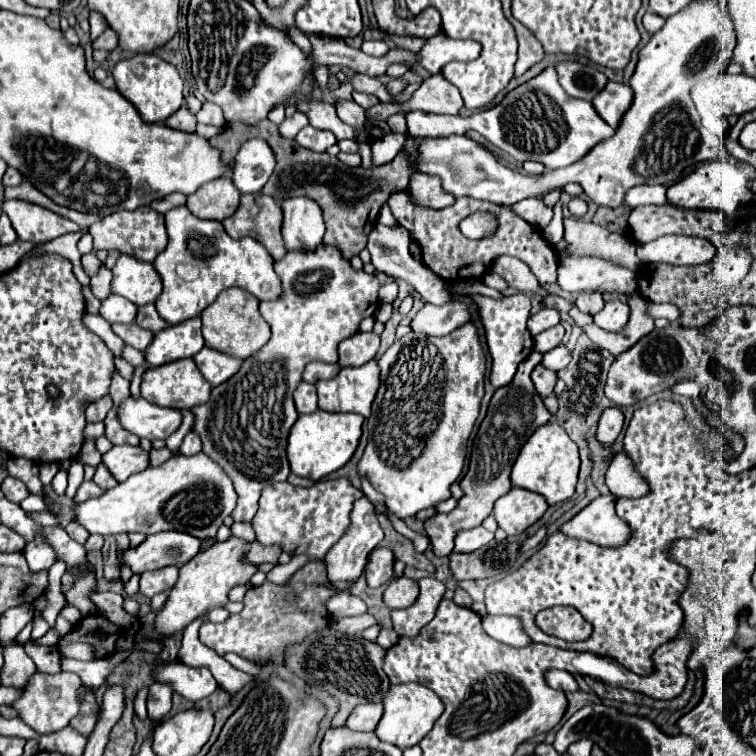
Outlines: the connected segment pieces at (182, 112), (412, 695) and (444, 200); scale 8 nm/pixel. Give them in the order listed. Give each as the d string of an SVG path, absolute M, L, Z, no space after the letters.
M184 103L176 113L172 113L172 117L168 117L166 125L172 127L172 129L180 129L180 131L194 133L196 131L196 117L190 113L190 109Z
M420 683L392 685L384 697L384 715L374 733L378 735L378 739L382 739L386 743L406 749L406 747L418 745L418 741L432 729L432 725L442 715L442 711L444 711L444 705L442 705L440 697L432 691L428 691L424 685L420 685Z
M414 173L410 179L408 193L418 205L426 205L432 209L442 209L454 203L454 197L444 191L440 185L440 177L428 177L424 173Z

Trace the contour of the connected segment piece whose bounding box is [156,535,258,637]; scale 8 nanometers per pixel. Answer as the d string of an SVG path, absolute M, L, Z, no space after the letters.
M232 535L230 539L218 541L208 551L198 553L186 565L182 565L178 583L170 591L166 605L160 609L156 617L156 635L170 637L172 633L186 629L186 625L190 625L200 615L208 613L212 607L222 607L228 601L228 591L234 585L246 585L250 577L258 571L258 565L242 561L244 553L246 553L246 541Z

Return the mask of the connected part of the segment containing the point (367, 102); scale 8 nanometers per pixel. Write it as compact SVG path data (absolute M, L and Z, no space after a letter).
M354 91L354 93L352 93L352 99L354 99L362 109L370 109L370 107L374 107L374 105L378 103L378 97L368 95L368 93L360 93L360 91Z

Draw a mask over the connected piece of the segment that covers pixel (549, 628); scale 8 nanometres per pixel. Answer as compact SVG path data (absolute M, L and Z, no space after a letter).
M550 607L542 610L536 615L535 622L544 633L564 641L584 641L592 633L592 625L574 607Z

